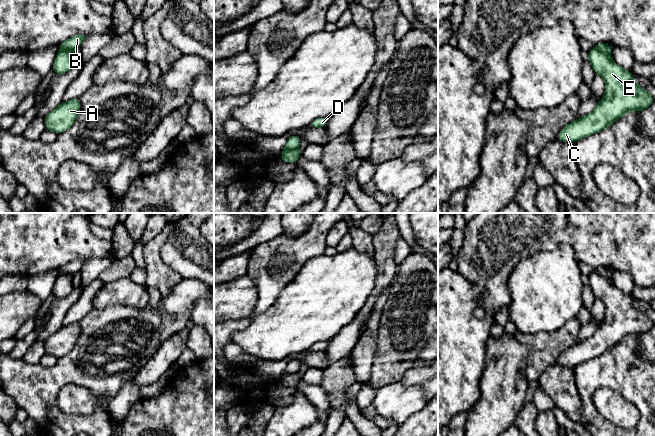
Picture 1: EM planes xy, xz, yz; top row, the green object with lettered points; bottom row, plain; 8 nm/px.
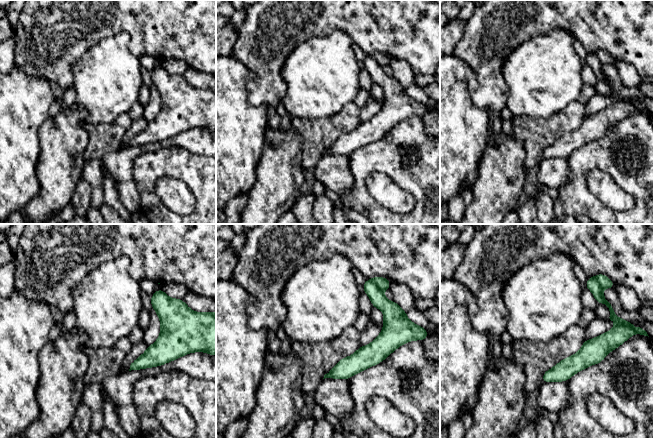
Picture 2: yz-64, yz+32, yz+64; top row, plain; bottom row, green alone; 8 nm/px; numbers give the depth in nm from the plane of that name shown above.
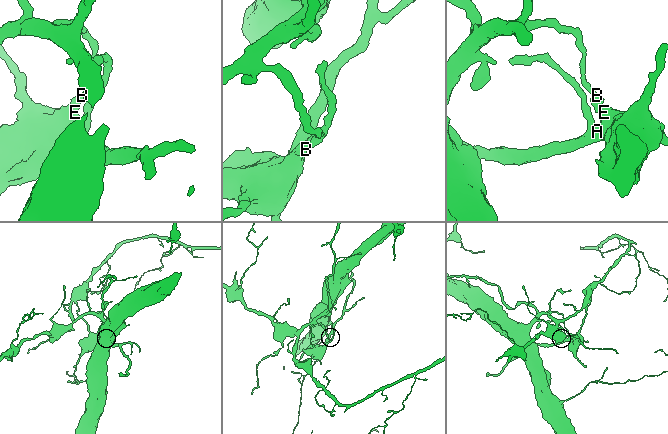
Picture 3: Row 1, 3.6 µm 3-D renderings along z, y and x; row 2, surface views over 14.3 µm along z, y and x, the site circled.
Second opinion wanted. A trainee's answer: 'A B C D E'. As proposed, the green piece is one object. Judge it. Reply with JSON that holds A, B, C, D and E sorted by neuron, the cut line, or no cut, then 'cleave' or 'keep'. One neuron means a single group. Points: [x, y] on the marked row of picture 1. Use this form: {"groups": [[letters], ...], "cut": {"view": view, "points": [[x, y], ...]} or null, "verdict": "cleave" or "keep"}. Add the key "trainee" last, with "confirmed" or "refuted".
{"groups": [["A", "C", "D", "E"], ["B"]], "cut": {"view": "xz", "points": [[297, 147], [283, 151]]}, "verdict": "cleave", "trainee": "refuted"}

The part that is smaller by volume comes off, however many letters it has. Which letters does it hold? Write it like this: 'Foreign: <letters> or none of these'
Foreign: A, C, D, E

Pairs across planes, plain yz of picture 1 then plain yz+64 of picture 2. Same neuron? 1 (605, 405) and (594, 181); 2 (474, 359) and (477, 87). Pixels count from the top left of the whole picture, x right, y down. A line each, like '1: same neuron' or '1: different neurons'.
1: same neuron
2: different neurons

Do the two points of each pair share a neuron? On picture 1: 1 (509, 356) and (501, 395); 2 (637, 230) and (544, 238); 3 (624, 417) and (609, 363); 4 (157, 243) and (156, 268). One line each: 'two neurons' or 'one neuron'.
1: one neuron
2: one neuron
3: two neurons
4: one neuron

